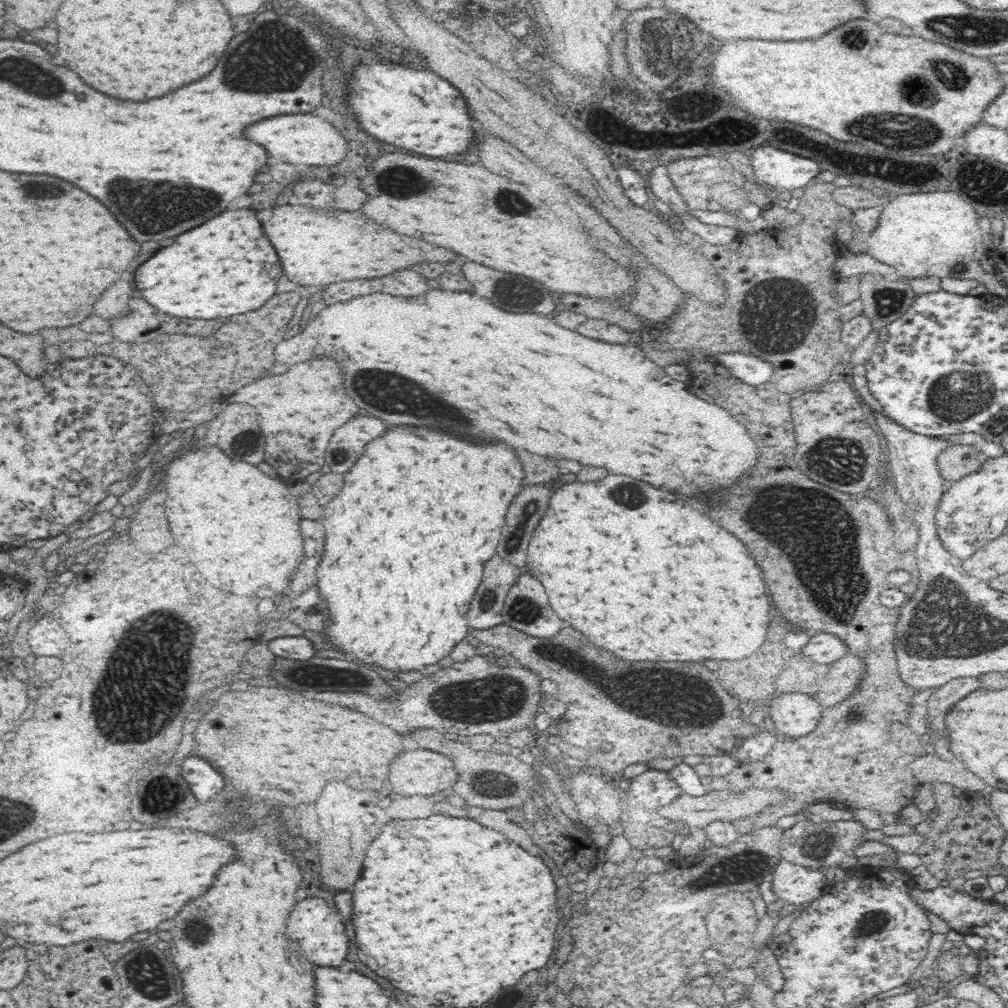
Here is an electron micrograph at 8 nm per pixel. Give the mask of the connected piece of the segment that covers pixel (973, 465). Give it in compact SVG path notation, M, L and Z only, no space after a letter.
M951 444L938 455L939 473L945 482L960 480L963 476L976 472L982 463L982 457L973 445Z

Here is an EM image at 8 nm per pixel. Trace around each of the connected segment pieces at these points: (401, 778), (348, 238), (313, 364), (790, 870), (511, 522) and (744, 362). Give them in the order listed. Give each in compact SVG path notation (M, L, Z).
M412 750L400 754L390 764L390 776L396 790L402 788L406 794L424 796L450 788L456 782L452 760L430 750Z
M278 206L272 216L262 222L262 228L272 242L284 276L300 286L334 284L340 280L378 278L394 270L404 270L428 260L440 260L442 248L436 248L418 238L396 234L370 218L352 212L324 212L320 230L320 210L306 206Z
M318 358L296 364L282 376L254 380L238 390L236 399L244 399L258 412L258 422L266 440L266 462L288 480L304 482L308 474L322 468L326 462L320 452L324 454L330 436L358 414L358 406L342 390L342 374L332 372L334 368L338 368L334 360Z
M783 858L776 866L773 876L769 877L772 882L772 891L780 904L806 904L817 900L829 887L828 880L818 870L809 869L800 865L792 864Z
M524 486L516 500L510 504L506 514L506 524L502 528L502 540L498 544L498 556L504 560L524 566L526 548L530 534L538 520L542 520L544 510L548 508L550 490L542 486Z
M718 353L713 360L728 368L732 376L752 386L768 383L774 374L772 364L751 354Z

